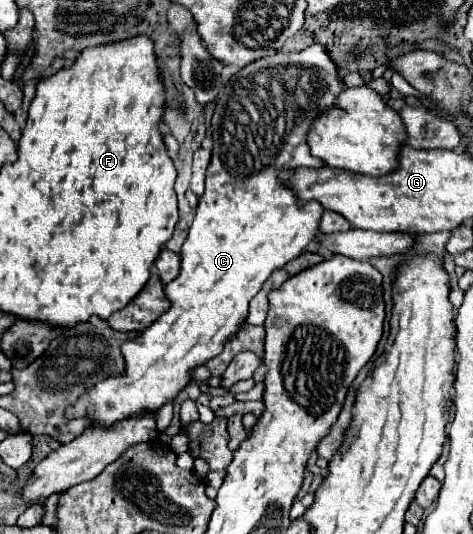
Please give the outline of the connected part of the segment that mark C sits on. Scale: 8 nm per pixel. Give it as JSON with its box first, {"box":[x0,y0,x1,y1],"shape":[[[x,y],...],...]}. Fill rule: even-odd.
{"box":[22,44,344,506],"shape":[[[312,44],[310,48],[298,54],[276,52],[266,60],[256,60],[248,64],[230,78],[214,108],[214,152],[206,172],[206,190],[200,196],[192,228],[182,244],[180,274],[176,280],[164,286],[166,298],[172,306],[138,338],[126,340],[122,344],[122,356],[126,360],[124,374],[102,380],[100,384],[90,388],[72,408],[66,408],[66,420],[90,418],[92,426],[98,428],[88,428],[82,436],[74,438],[68,444],[62,444],[34,468],[32,476],[22,488],[22,500],[26,506],[42,504],[52,494],[66,492],[76,484],[92,480],[102,472],[102,468],[112,464],[126,448],[130,448],[130,444],[138,444],[140,440],[154,440],[158,436],[154,422],[156,414],[146,416],[146,412],[158,412],[164,404],[178,398],[178,394],[192,380],[190,372],[198,366],[204,366],[210,358],[218,356],[224,344],[236,336],[240,324],[248,316],[248,302],[260,292],[264,280],[274,270],[300,256],[302,250],[310,244],[312,236],[318,232],[318,222],[324,210],[318,206],[318,202],[310,202],[300,208],[294,200],[294,192],[278,180],[278,174],[288,168],[324,166],[322,160],[310,154],[310,148],[306,144],[306,132],[312,118],[316,118],[322,108],[332,106],[334,98],[342,90],[344,84],[340,82],[338,68],[328,56],[326,48],[322,48],[322,44]]]}

